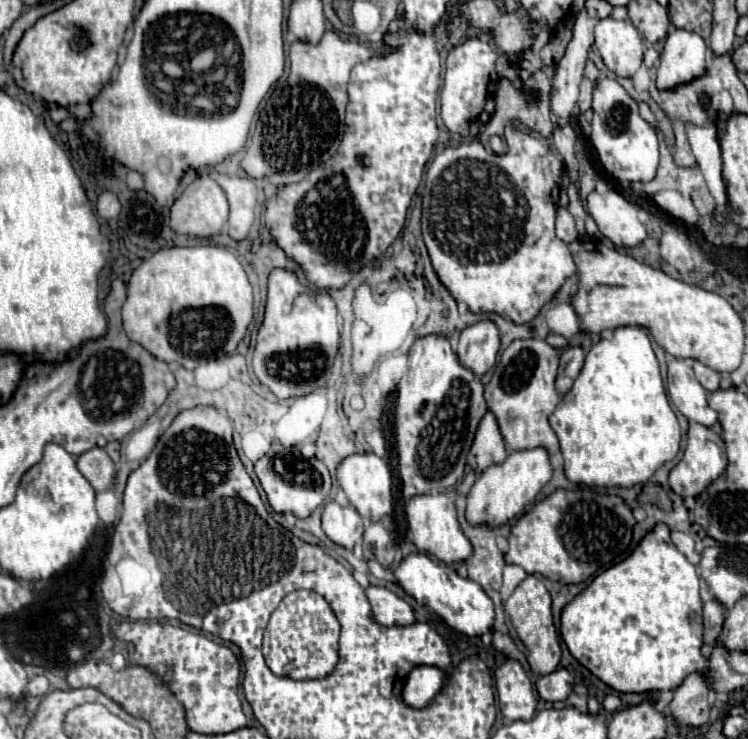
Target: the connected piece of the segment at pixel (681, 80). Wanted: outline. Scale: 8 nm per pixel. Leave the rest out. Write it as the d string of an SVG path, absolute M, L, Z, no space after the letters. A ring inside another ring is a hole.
M675 29L667 35L657 69L657 89L669 91L691 83L707 71L707 45L691 31Z

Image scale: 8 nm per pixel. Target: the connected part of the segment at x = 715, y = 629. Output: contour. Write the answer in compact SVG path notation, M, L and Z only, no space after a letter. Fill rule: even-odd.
M711 599L711 601L707 601L703 605L703 625L705 625L703 645L701 645L703 657L709 657L713 647L715 647L715 643L719 641L723 619L725 619L725 611L723 611L723 607L715 599Z

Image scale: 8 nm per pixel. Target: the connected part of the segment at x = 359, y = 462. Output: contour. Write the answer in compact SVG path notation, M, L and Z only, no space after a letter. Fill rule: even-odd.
M375 453L351 455L337 469L337 483L345 491L351 505L359 511L363 519L381 521L383 517L393 513L393 497L391 497L391 471L389 465L377 457Z

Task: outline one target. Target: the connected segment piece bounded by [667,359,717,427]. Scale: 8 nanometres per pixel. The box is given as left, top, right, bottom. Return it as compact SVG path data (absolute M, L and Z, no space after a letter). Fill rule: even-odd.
M673 359L667 369L667 391L673 405L689 423L713 427L717 413L707 405L707 391L695 381L693 367L685 359Z

